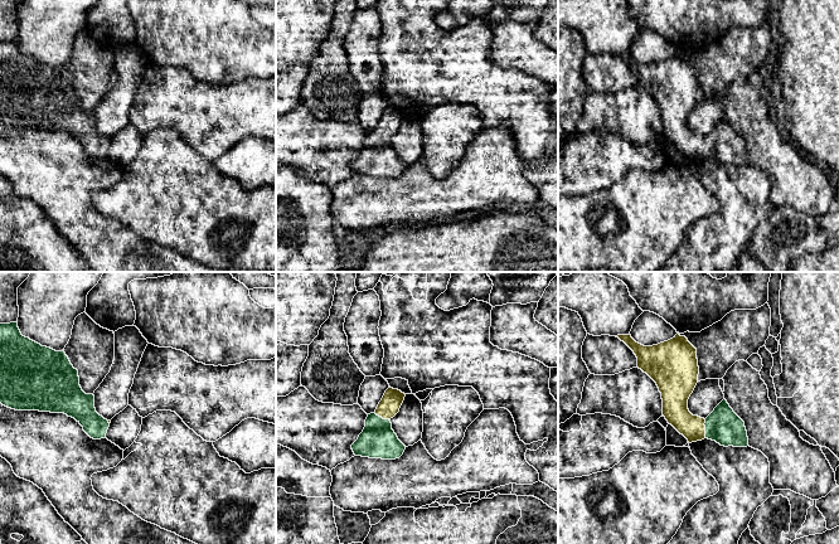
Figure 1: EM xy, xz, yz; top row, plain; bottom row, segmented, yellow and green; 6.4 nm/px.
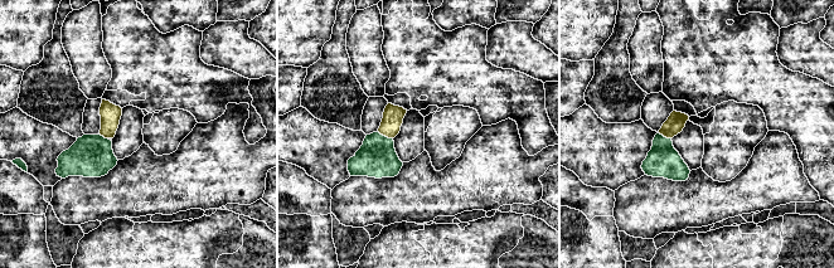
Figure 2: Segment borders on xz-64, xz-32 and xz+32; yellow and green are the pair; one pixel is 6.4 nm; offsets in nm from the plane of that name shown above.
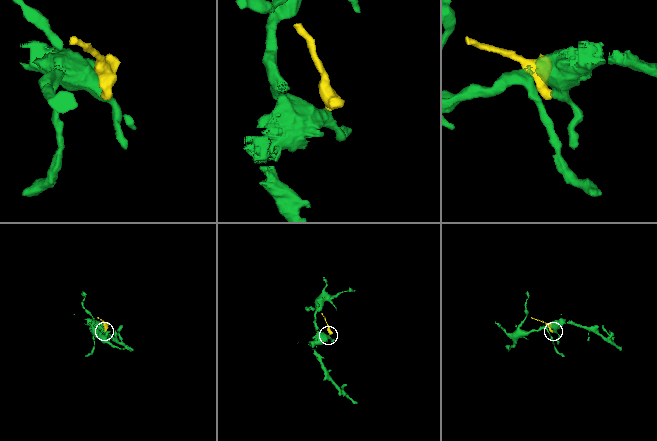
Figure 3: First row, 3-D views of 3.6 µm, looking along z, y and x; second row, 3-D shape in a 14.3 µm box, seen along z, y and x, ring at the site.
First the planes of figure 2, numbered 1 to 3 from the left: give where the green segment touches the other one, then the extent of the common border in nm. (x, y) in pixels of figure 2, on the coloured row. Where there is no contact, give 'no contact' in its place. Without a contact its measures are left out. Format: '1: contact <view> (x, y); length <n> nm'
1: contact xz-64 (103, 136); length 70 nm
2: contact xz-32 (384, 135); length 120 nm
3: contact xz+32 (665, 136); length 90 nm

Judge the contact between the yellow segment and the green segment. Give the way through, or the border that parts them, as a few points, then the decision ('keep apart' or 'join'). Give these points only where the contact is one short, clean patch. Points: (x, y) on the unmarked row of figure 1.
runs through yz (675, 129), (692, 145), (704, 146), (723, 144); join

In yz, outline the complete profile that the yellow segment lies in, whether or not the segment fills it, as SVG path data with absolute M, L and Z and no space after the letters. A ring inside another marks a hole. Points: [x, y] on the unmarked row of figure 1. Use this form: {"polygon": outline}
{"polygon": "M617 53L636 73L637 86L658 103L663 117L663 133L689 161L704 156L721 164L747 165L745 140L733 130L726 117L704 137L693 133L688 117L698 101L697 67L685 54L653 64L636 60L631 53Z"}

